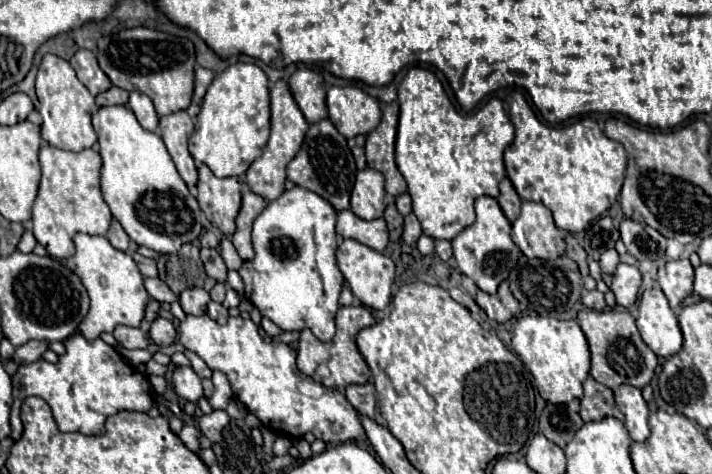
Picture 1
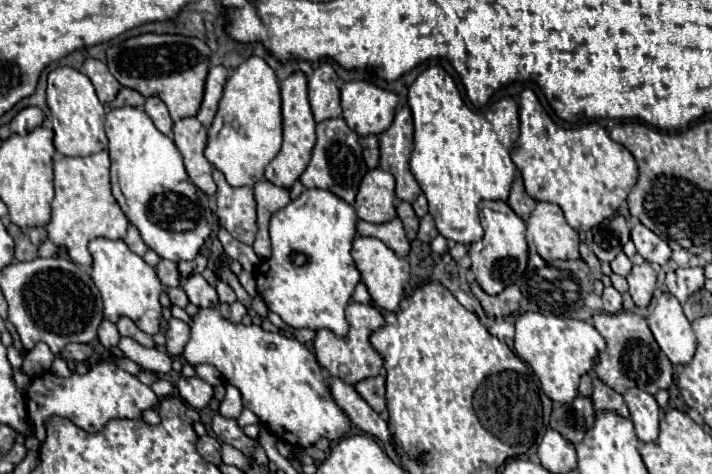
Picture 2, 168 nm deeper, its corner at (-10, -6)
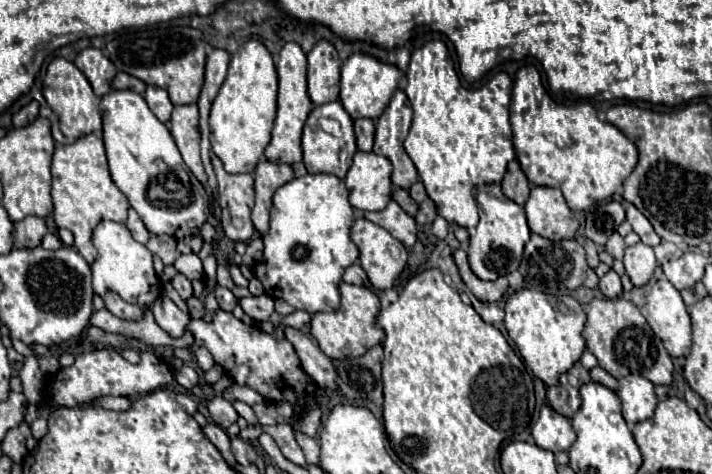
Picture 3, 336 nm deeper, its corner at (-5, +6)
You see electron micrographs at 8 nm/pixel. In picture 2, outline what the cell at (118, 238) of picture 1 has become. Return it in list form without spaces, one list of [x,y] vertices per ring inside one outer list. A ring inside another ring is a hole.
[[[132,224],[128,226],[128,234],[126,234],[124,242],[126,242],[126,246],[128,246],[134,254],[138,254],[138,256],[142,256],[142,254],[148,250],[148,246],[142,242],[142,238],[140,238],[138,230],[136,230]]]

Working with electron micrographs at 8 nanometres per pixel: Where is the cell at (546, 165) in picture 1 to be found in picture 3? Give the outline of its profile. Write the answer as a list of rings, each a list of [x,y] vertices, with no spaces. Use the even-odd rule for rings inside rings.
[[[533,64],[523,66],[515,76],[513,98],[511,98],[511,128],[513,128],[513,146],[517,152],[517,160],[527,180],[537,186],[559,188],[571,210],[585,210],[593,202],[611,198],[617,186],[621,186],[623,180],[637,166],[637,146],[617,126],[599,120],[595,108],[587,102],[577,102],[571,106],[557,104],[543,88],[541,74]]]

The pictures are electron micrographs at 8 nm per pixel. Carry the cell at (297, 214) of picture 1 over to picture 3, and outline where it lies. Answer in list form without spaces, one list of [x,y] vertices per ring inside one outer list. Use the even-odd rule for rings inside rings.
[[[305,174],[275,192],[269,232],[263,236],[263,258],[255,266],[255,276],[271,298],[281,298],[309,314],[339,308],[341,276],[359,258],[349,238],[353,208],[347,194],[343,180],[335,174]]]

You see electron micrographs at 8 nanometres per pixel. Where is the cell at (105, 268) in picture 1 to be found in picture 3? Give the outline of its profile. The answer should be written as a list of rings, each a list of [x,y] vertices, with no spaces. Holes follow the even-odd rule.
[[[101,222],[93,232],[93,244],[99,250],[93,270],[93,290],[103,296],[107,290],[117,292],[125,302],[147,306],[161,296],[161,282],[153,270],[153,254],[145,244],[133,240],[129,228],[119,222]]]

